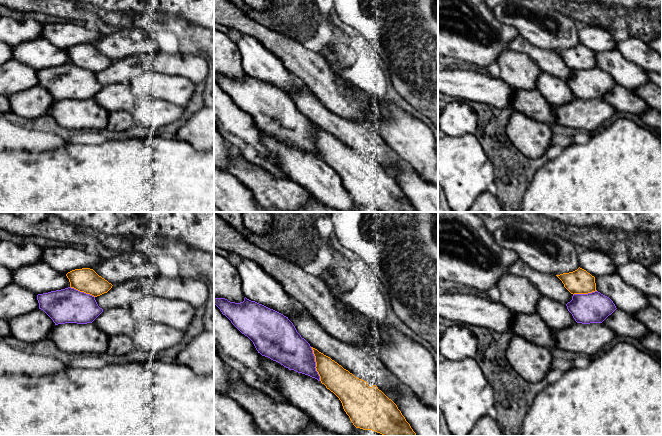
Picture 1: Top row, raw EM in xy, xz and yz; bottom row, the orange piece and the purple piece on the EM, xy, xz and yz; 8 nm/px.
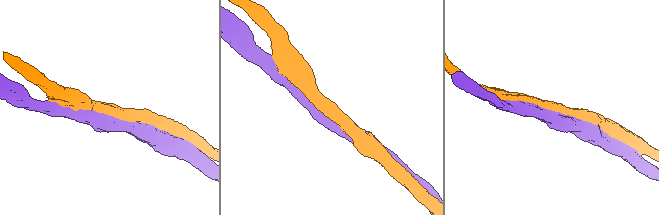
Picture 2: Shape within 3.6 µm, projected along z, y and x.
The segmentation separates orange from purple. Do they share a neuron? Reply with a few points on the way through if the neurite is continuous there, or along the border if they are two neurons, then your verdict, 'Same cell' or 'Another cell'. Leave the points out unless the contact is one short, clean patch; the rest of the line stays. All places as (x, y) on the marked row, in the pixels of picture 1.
Another cell

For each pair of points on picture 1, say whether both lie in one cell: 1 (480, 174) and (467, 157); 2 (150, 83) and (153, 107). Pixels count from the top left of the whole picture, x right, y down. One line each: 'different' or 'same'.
1: same
2: different

